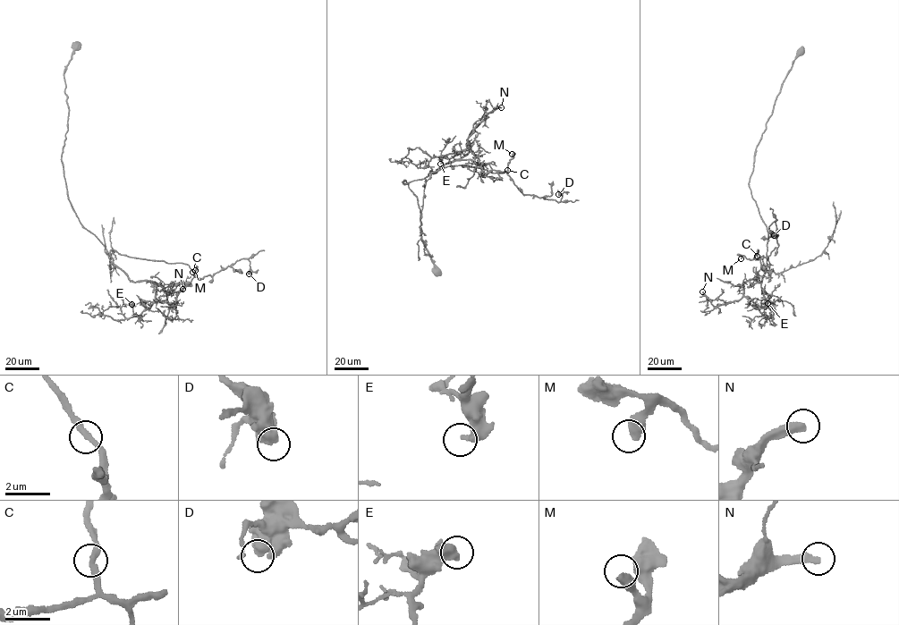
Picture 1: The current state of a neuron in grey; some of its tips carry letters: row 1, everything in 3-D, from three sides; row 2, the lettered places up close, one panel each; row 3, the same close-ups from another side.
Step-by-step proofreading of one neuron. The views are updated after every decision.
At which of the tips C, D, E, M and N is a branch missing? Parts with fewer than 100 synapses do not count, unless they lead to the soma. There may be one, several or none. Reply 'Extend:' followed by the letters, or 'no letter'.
Extend: N

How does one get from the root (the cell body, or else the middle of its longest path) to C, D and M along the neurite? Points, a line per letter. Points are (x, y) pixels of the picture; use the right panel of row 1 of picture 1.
C: (802, 52), (766, 122), (750, 180), (767, 232), (767, 268), (760, 282), (753, 277), (761, 268), (757, 256)
D: (802, 52), (750, 180), (767, 232), (760, 282), (753, 277), (760, 259), (778, 247), (776, 219), (774, 235)
M: (802, 52), (766, 122), (750, 180), (767, 232), (761, 281), (753, 277), (761, 268), (760, 260), (741, 258)

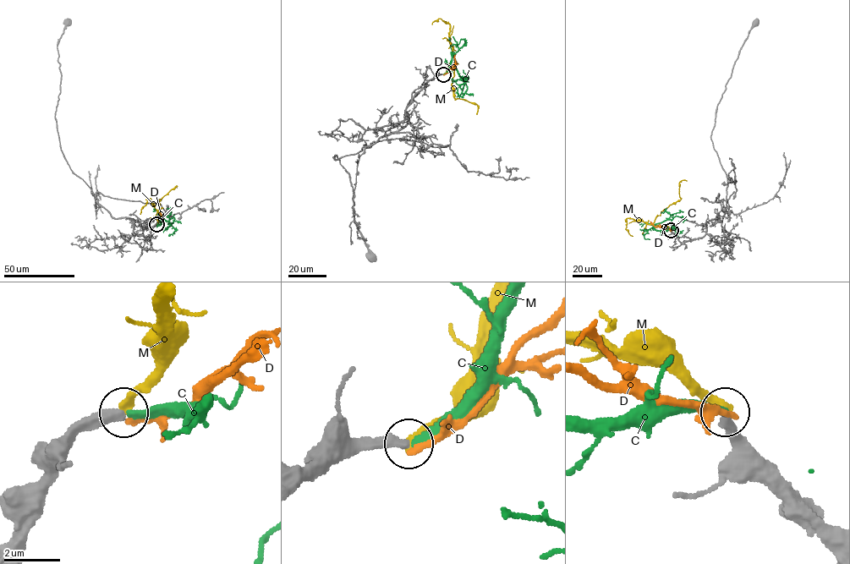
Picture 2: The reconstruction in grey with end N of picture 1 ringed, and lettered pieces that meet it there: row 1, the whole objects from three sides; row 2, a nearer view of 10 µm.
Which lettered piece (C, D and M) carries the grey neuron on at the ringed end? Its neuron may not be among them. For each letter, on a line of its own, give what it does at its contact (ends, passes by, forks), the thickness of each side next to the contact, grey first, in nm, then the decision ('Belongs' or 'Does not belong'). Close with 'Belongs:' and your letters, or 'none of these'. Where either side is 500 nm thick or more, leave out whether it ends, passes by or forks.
C: It ends there. Thickness 360 nm (grey) against 280 nm. Belongs
D: It ends there. Thickness 360 nm (grey) against 220 nm. Does not belong
M: It ends there. Thickness 400 nm (grey) against 320 nm. Does not belong
Belongs: C

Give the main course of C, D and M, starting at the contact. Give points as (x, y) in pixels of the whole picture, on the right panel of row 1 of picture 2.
C: (671, 230), (657, 231), (654, 226), (670, 219), (673, 227), (681, 232), (678, 236)
D: (671, 230), (655, 227), (650, 221)
M: (671, 230), (653, 222), (661, 211), (679, 200), (679, 183), (687, 180)

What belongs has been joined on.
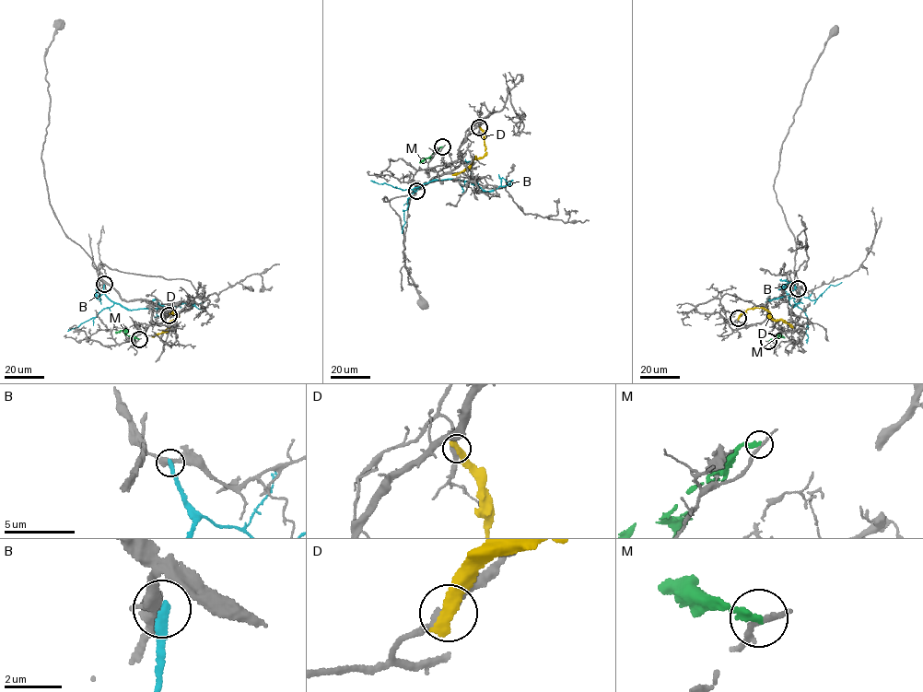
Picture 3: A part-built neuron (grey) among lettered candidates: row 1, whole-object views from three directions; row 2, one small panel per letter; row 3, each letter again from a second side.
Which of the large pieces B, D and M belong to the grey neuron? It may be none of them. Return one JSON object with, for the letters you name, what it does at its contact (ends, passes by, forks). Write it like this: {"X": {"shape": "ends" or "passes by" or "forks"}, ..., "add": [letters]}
{"add": []}

